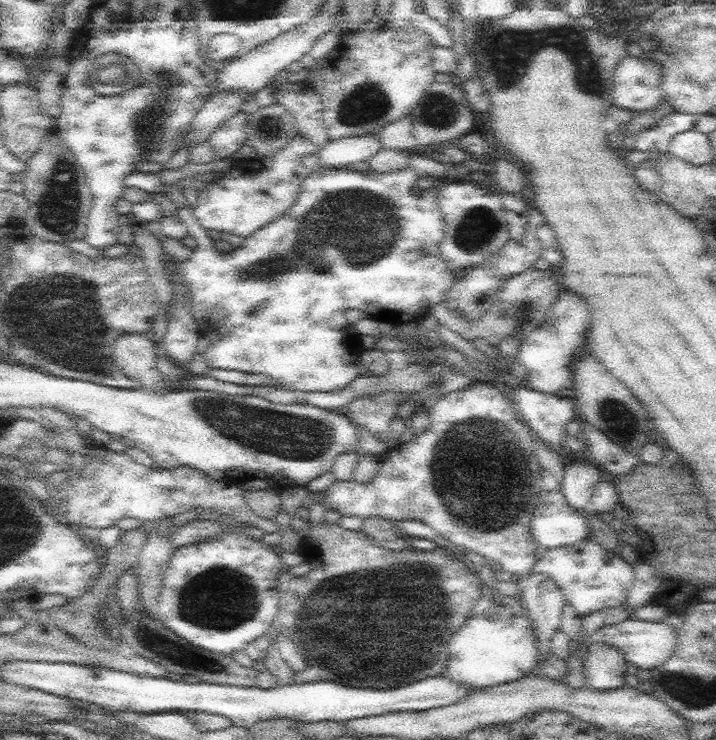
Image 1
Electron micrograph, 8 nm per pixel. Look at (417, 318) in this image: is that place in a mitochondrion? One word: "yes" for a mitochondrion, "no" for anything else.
no

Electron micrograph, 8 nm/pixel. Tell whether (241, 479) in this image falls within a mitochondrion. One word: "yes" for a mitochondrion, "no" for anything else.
no

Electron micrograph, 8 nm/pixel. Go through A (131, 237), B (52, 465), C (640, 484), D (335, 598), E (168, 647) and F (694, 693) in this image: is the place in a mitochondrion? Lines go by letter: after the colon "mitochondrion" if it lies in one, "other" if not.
A: other
B: other
C: other
D: mitochondrion
E: mitochondrion
F: mitochondrion

